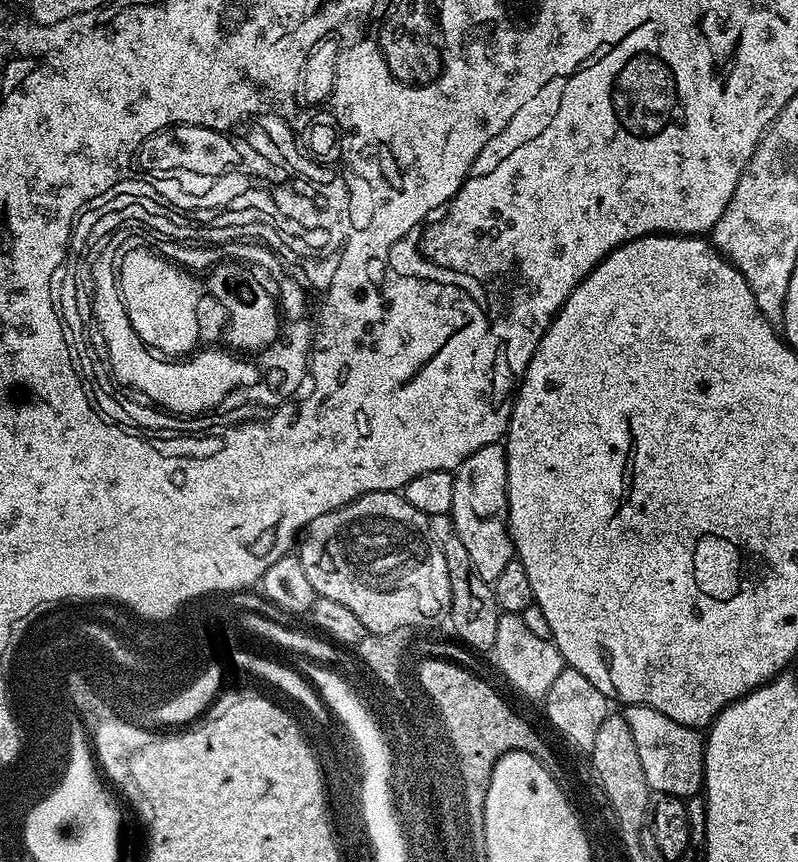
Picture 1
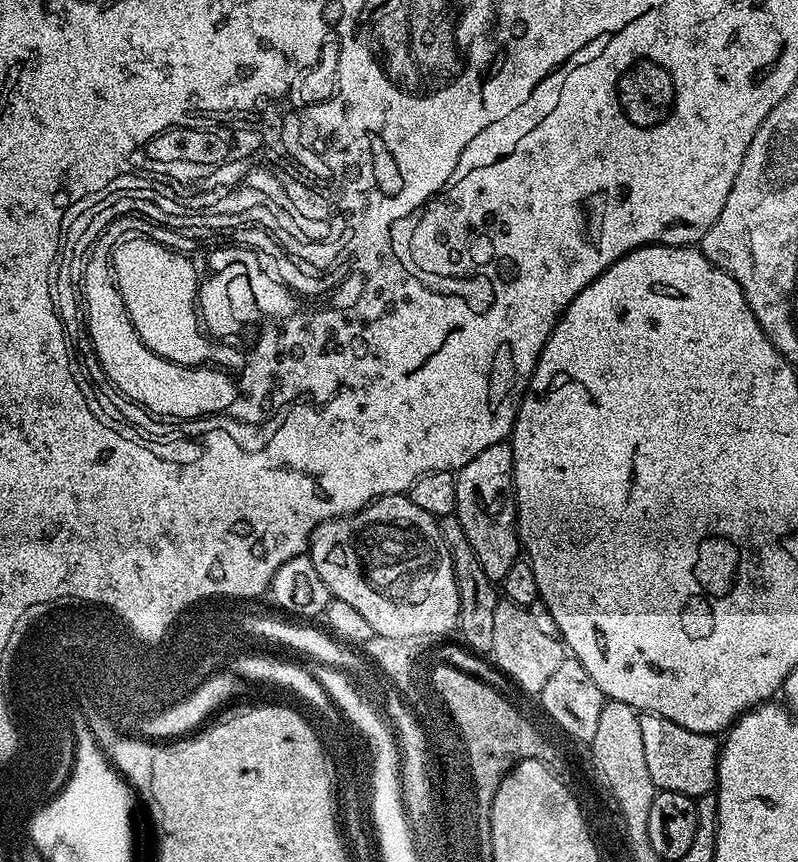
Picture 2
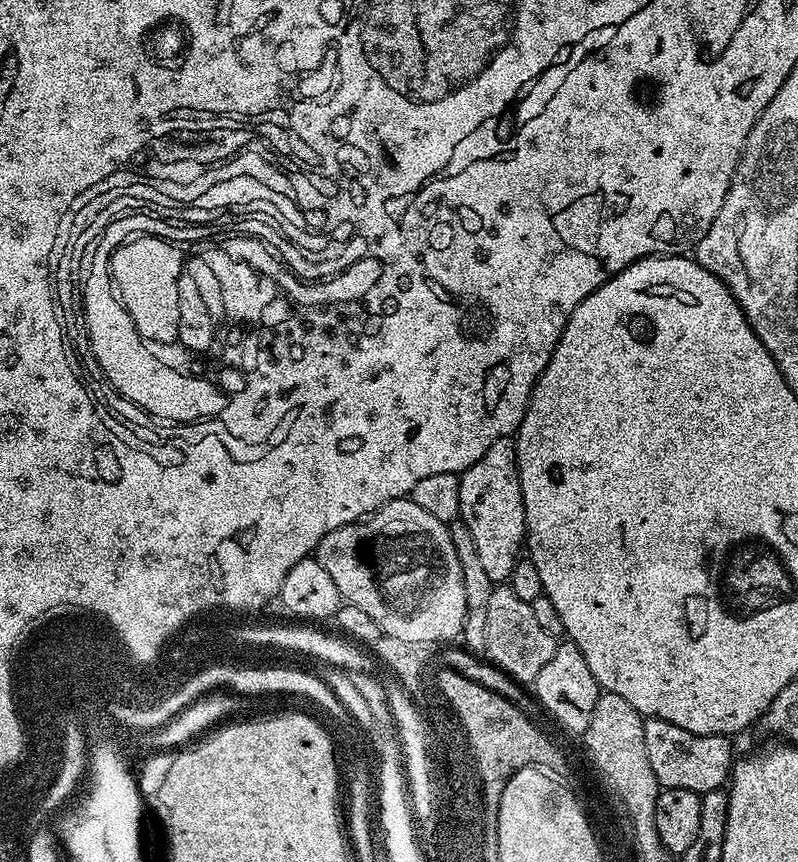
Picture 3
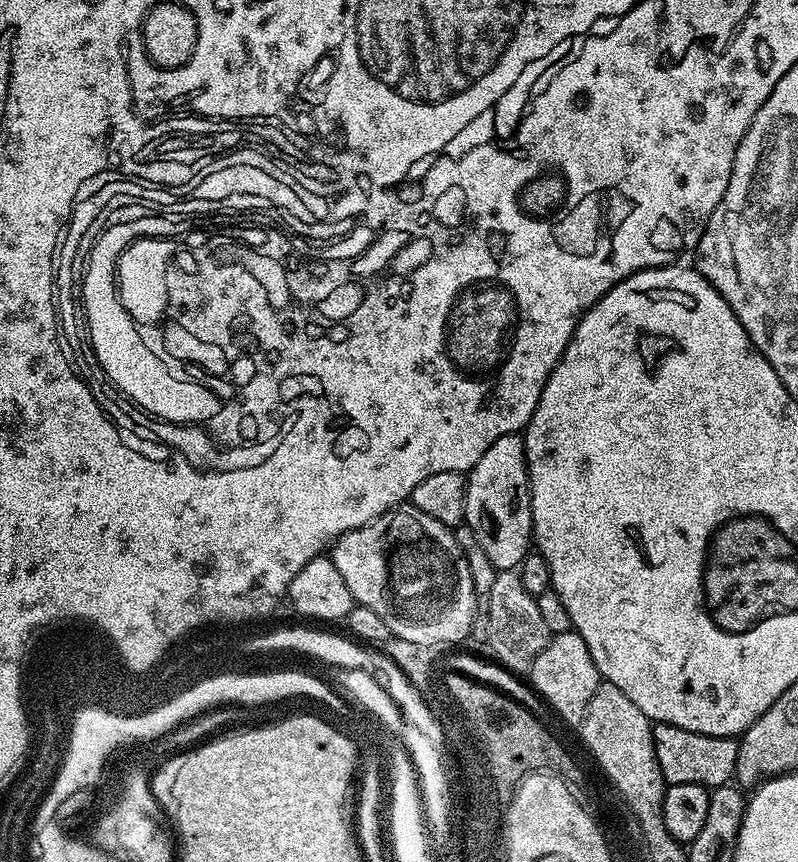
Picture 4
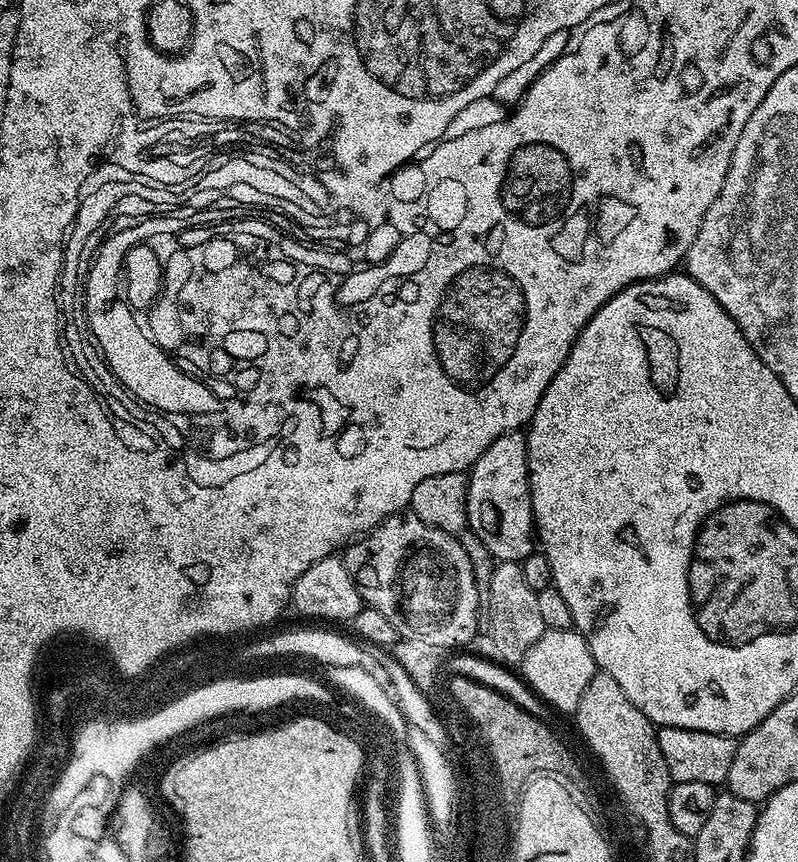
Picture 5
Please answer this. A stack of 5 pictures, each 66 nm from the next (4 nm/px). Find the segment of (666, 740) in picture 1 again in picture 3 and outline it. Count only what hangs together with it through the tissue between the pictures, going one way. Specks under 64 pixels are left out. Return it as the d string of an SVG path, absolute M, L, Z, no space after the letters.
M648 718L644 722L644 741L654 778L658 778L661 789L694 790L703 794L729 783L734 763L733 741L729 737L690 734L690 730L674 726L674 722Z

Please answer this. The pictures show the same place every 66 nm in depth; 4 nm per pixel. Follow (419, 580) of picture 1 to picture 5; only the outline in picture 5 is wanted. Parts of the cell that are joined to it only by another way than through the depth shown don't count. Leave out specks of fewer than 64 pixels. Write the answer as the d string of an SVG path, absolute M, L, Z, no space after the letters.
M410 510L388 516L371 532L347 545L342 559L358 586L361 601L367 607L386 614L403 639L460 650L463 644L475 638L476 627L479 624L481 627L482 598L478 594L474 570L470 566L470 558L466 558L466 550L462 550L459 539L453 533L443 532L422 522Z

